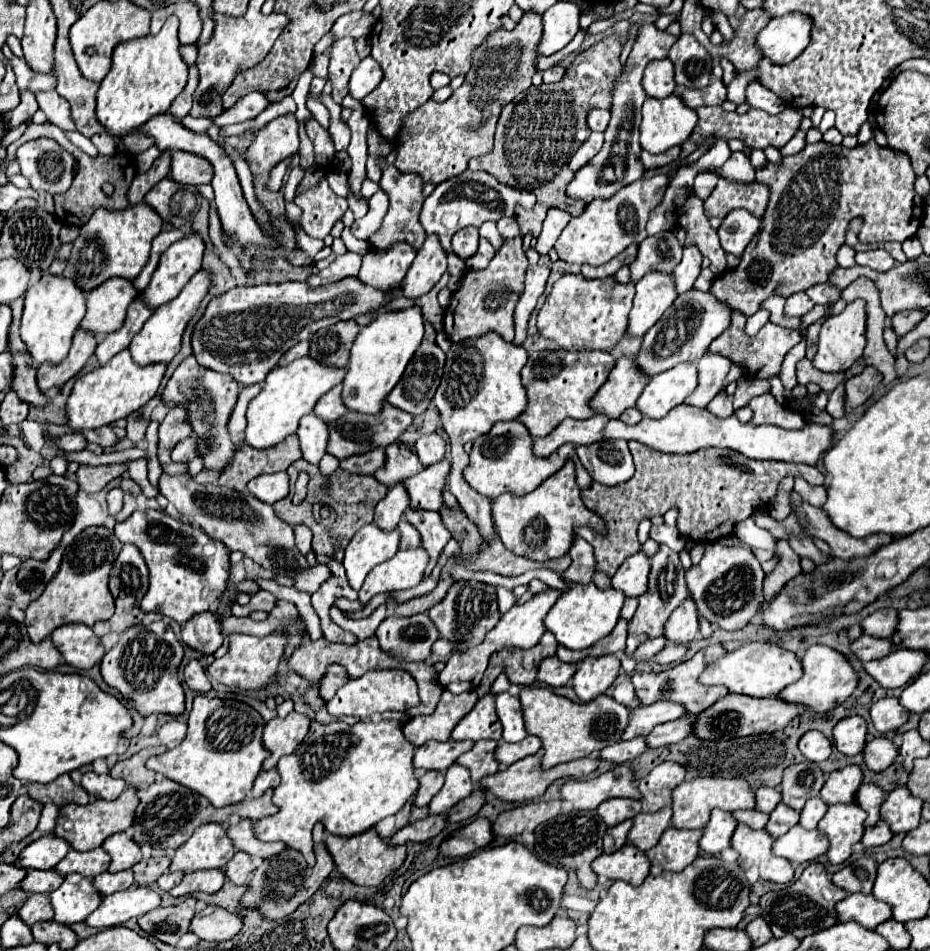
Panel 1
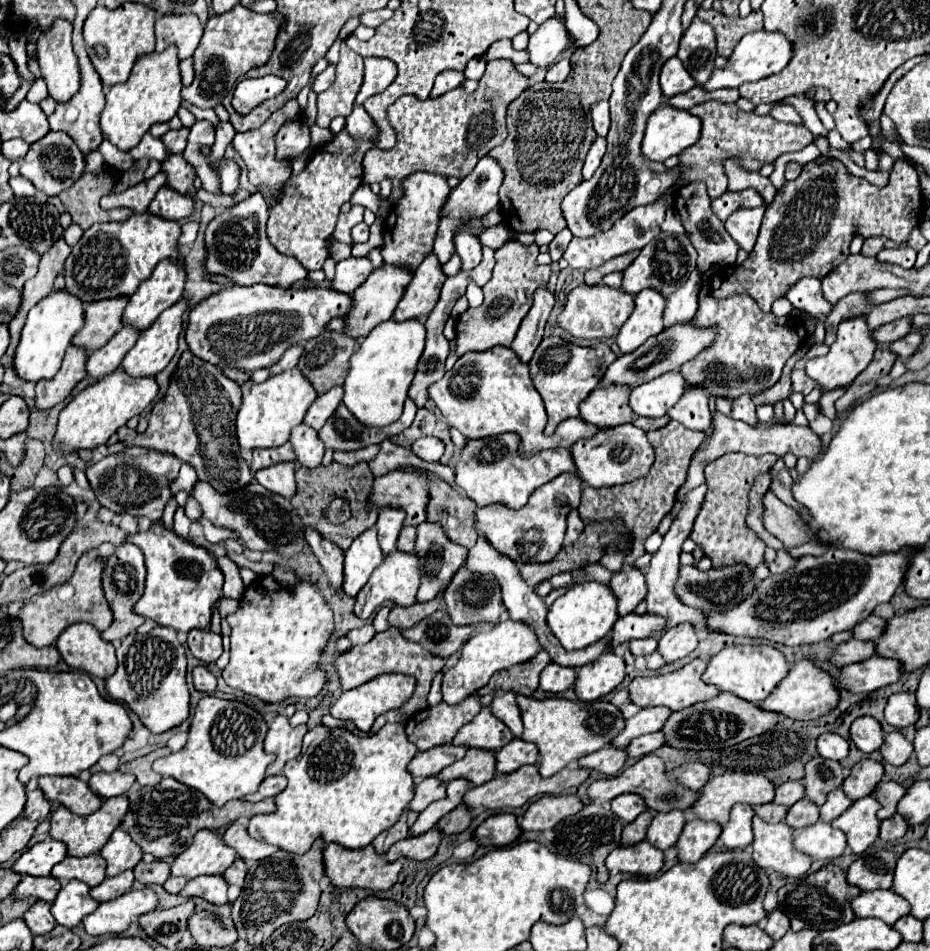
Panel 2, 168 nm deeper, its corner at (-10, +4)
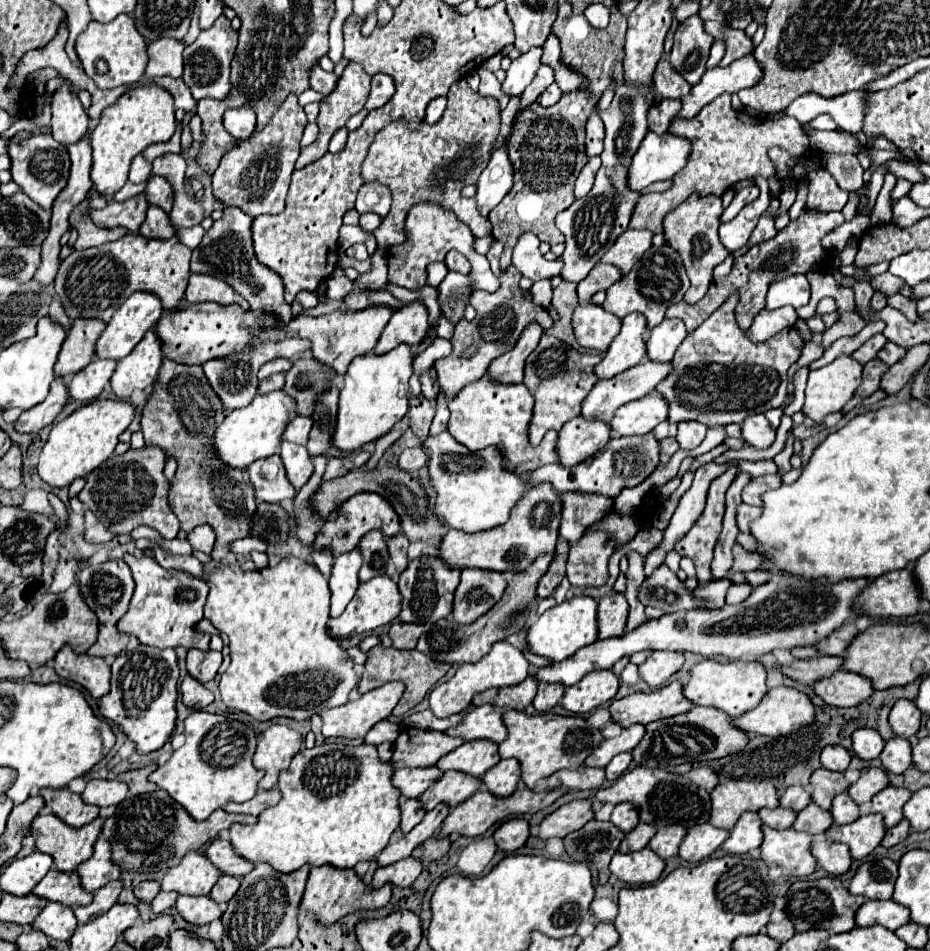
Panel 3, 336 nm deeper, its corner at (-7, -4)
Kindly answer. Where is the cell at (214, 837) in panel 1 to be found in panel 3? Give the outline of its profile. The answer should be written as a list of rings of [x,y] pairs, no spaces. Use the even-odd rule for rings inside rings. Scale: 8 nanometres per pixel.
[[[189,851],[183,861],[169,869],[161,879],[163,891],[177,891],[181,895],[209,895],[221,871],[199,851]]]

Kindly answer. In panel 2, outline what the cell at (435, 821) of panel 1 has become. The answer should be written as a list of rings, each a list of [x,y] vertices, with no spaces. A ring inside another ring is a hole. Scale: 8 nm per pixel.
[[[432,829],[420,837],[408,837],[408,839],[402,839],[398,843],[394,843],[388,853],[386,853],[386,861],[396,861],[400,857],[406,857],[406,859],[414,859],[414,861],[426,861],[430,859],[438,845],[440,845],[440,839],[442,839],[442,833],[438,833],[438,829]]]

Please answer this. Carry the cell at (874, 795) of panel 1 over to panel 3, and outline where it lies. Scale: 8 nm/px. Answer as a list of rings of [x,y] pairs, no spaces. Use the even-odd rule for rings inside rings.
[[[889,785],[873,797],[871,813],[881,813],[885,827],[895,827],[903,819],[903,805],[909,801],[909,797],[911,791]]]

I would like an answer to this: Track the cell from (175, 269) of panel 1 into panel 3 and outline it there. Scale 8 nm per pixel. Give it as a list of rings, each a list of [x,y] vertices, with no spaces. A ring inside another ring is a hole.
[[[137,291],[133,293],[113,315],[113,319],[107,323],[105,331],[101,333],[99,341],[97,341],[97,347],[95,347],[95,353],[97,357],[111,357],[111,359],[123,359],[125,355],[129,355],[133,351],[133,347],[143,339],[143,335],[149,331],[149,329],[155,329],[157,321],[161,319],[163,315],[163,305],[159,301],[159,297],[155,293],[145,293],[145,291]]]

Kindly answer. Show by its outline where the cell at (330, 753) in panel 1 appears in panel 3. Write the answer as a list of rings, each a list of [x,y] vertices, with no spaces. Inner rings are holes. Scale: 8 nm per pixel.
[[[321,743],[313,749],[303,749],[293,757],[289,769],[281,771],[279,775],[277,787],[283,795],[281,801],[275,807],[265,809],[259,815],[259,823],[255,823],[253,827],[235,823],[229,829],[231,843],[241,857],[255,863],[267,861],[283,873],[297,871],[303,863],[309,863],[313,867],[329,863],[333,867],[345,869],[355,867],[359,861],[373,861],[373,857],[385,849],[391,833],[399,827],[401,819],[401,793],[397,793],[397,787],[391,783],[393,771],[395,769],[391,761],[379,761],[375,745],[351,747],[345,743]]]

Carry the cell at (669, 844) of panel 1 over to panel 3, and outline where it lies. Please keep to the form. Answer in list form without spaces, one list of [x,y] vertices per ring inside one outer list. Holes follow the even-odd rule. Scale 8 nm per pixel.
[[[709,823],[695,825],[693,829],[687,831],[681,847],[679,847],[679,857],[687,863],[699,863],[707,859],[725,839],[727,839],[725,829],[717,829]]]

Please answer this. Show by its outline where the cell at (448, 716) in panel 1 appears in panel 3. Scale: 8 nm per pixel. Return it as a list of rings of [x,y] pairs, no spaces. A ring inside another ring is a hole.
[[[407,727],[399,733],[395,741],[395,751],[391,761],[395,769],[401,767],[431,767],[443,755],[461,745],[459,737],[449,737],[443,731],[429,731]]]

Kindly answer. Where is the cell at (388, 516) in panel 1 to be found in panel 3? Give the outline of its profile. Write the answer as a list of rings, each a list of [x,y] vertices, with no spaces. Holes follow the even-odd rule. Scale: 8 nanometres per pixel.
[[[369,531],[361,543],[359,549],[363,553],[363,567],[359,571],[359,579],[367,581],[379,573],[385,571],[389,553],[387,553],[387,537],[381,531]]]

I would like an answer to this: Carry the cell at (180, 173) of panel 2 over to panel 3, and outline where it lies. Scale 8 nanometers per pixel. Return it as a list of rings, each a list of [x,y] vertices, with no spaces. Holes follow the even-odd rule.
[[[153,175],[147,183],[145,195],[147,195],[147,201],[151,205],[159,205],[167,213],[171,211],[171,207],[173,207],[173,187],[169,185],[169,181],[165,181],[165,177]]]

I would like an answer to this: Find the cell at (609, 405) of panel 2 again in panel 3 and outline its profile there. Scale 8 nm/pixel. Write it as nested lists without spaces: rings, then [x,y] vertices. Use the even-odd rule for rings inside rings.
[[[587,417],[571,419],[561,431],[557,441],[559,461],[567,467],[581,463],[599,449],[603,449],[611,439],[609,423],[593,421]]]

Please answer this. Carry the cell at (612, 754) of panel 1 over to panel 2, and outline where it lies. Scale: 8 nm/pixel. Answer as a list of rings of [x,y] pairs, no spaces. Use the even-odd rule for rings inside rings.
[[[604,747],[588,757],[582,757],[578,759],[578,767],[584,767],[584,769],[594,769],[594,771],[600,771],[608,777],[616,775],[622,767],[624,767],[624,761],[626,761],[626,753],[624,751],[618,751],[618,749],[612,749],[612,747]]]

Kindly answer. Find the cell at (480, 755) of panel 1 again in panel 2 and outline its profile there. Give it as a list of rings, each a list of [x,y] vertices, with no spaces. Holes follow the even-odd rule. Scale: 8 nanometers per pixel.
[[[468,749],[460,761],[442,769],[438,773],[438,779],[444,783],[452,779],[468,779],[470,785],[476,787],[476,785],[484,785],[486,781],[494,777],[494,765],[496,765],[494,753],[486,753],[480,749]]]

